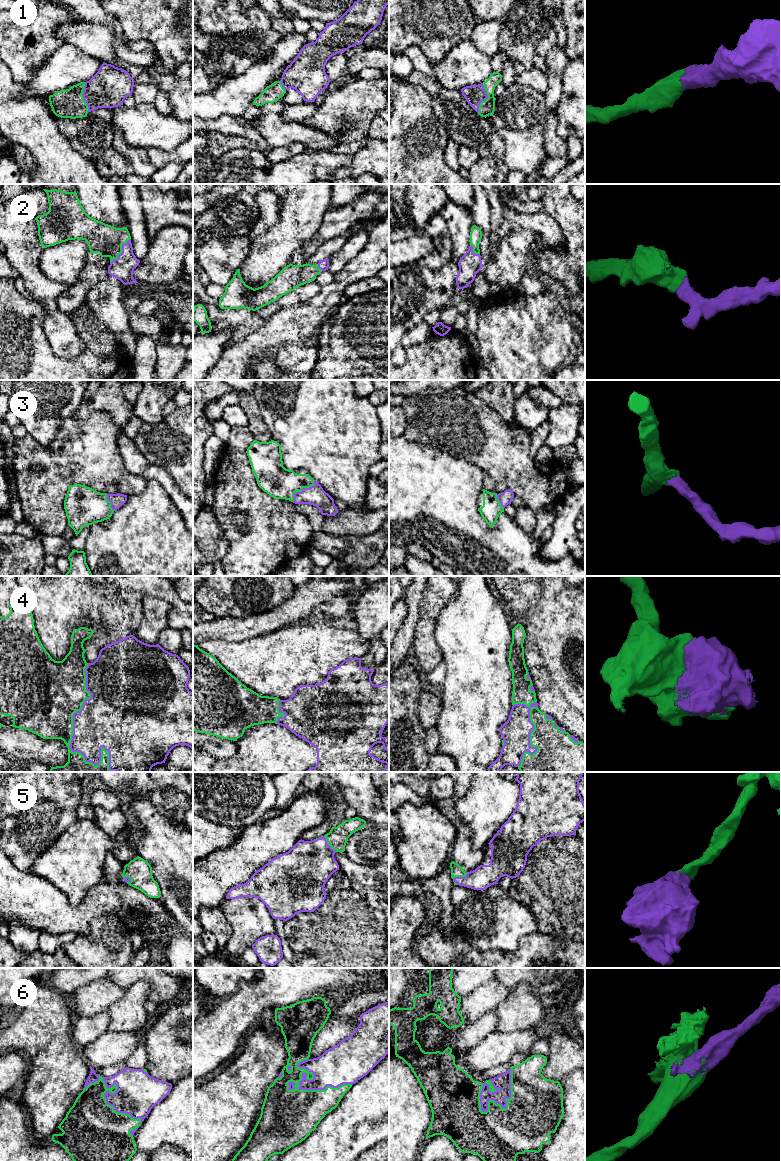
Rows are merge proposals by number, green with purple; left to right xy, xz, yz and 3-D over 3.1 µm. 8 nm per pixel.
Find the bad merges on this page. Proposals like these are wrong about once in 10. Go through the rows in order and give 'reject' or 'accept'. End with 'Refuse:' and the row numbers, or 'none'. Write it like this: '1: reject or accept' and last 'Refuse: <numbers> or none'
1: accept
2: accept
3: accept
4: accept
5: accept
6: accept
Refuse: none

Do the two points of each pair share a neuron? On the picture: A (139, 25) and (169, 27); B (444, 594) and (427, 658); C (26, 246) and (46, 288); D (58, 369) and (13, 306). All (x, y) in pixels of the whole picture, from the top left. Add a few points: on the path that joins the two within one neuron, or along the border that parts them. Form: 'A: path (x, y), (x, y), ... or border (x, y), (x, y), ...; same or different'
A: path (146, 25), (162, 25); same
B: path (429, 610), (427, 617), (427, 642); same
C: path (26, 256), (28, 269), (36, 278); same
D: path (42, 353), (21, 322); same

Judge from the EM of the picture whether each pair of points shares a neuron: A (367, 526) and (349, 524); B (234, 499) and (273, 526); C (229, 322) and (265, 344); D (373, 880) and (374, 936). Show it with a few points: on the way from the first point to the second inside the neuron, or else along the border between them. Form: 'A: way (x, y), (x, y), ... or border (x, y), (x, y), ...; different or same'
A: way (363, 524), (353, 524); same
B: way (244, 509), (263, 526); same
C: border (265, 320), (260, 326), (228, 347); different
D: border (369, 906), (378, 910); different

